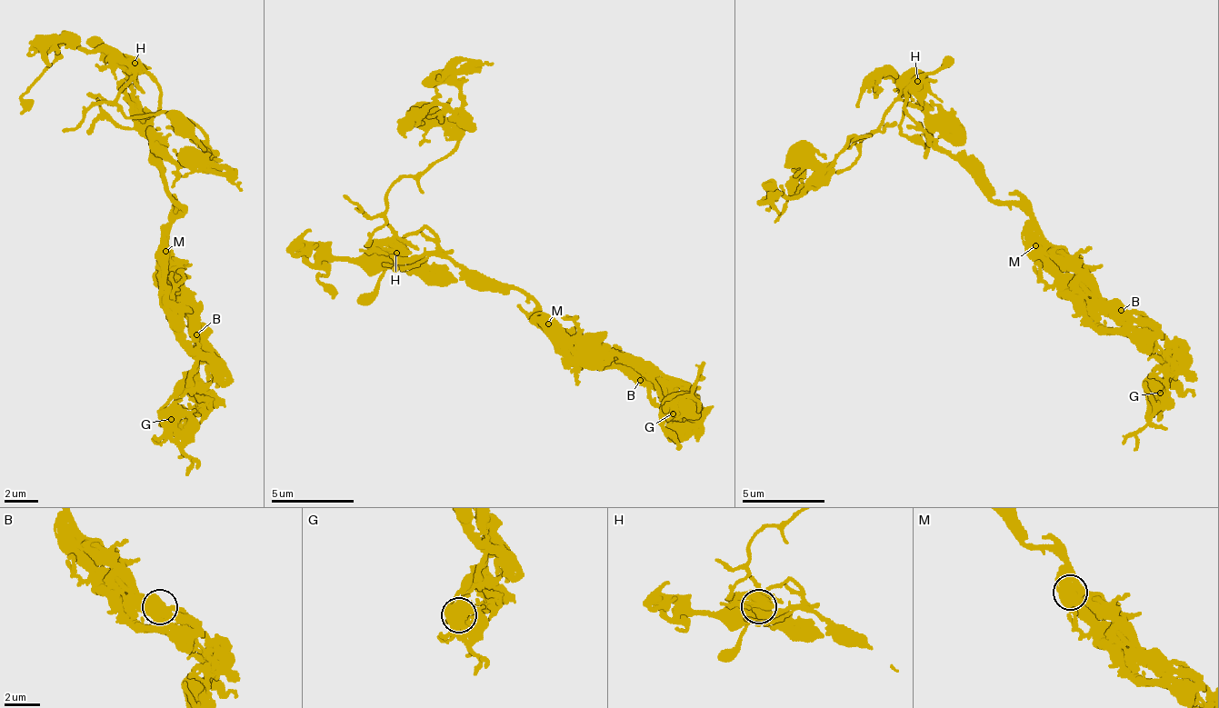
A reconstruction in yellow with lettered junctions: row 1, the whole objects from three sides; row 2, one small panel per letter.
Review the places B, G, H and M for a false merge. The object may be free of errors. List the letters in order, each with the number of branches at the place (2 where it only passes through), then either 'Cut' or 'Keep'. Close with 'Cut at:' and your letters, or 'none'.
B: Branches: 4. Keep
G: Branches: 5. Keep
H: Branches: 7. Keep
M: Branches: 2. Keep
Cut at: none

